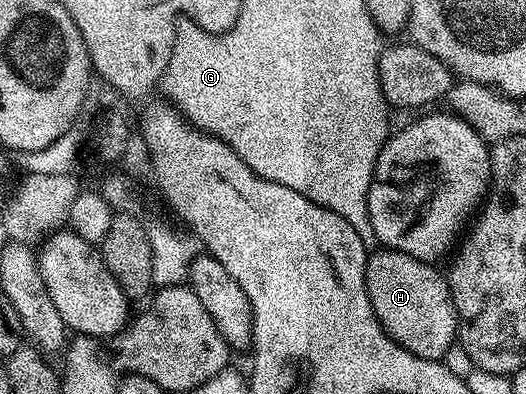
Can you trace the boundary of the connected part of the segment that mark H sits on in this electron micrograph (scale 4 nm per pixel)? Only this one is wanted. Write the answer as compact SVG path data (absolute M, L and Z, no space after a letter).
M381 247L368 257L366 282L368 297L374 306L374 314L380 325L388 331L390 338L397 340L406 350L410 350L410 354L418 354L418 358L443 361L444 355L451 350L452 344L454 348L457 343L458 321L445 273L439 272L438 269L436 264L427 264L418 258L410 258L410 254Z

